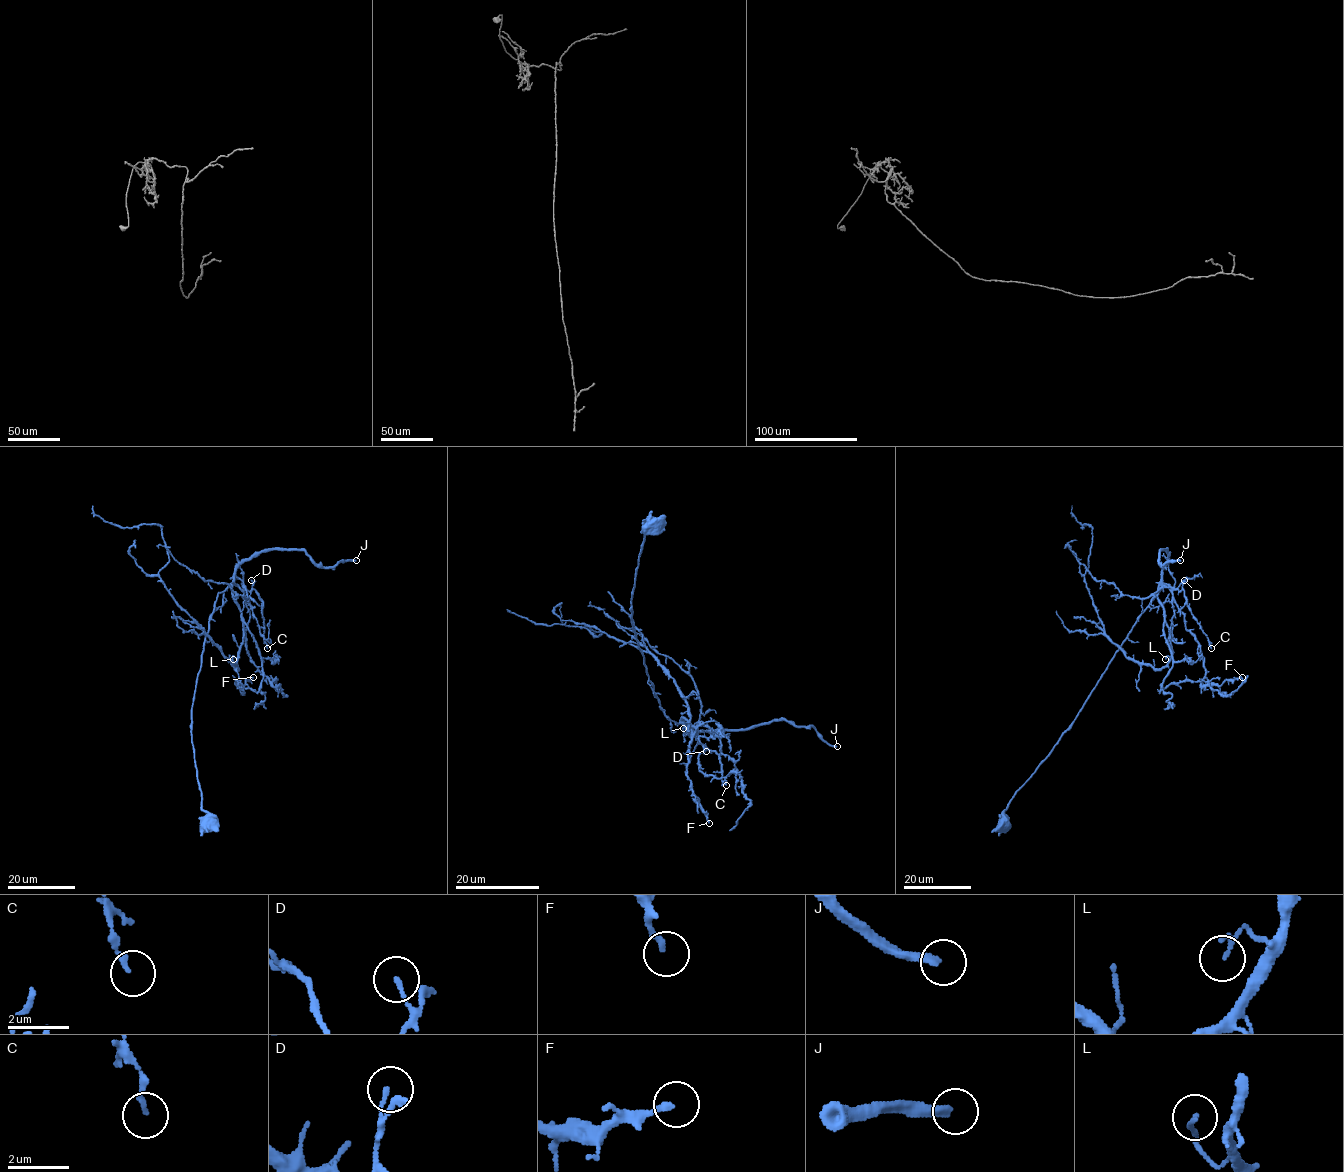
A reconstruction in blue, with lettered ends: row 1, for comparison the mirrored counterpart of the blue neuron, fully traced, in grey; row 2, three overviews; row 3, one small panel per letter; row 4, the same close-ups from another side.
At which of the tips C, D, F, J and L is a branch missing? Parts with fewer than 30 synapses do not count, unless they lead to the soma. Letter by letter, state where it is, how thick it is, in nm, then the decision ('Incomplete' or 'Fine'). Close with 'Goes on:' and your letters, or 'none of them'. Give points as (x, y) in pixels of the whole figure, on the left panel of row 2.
C: Place: (267, 648). Thickness 150 nm. Fine
D: Place: (251, 580). Thickness 130 nm. Fine
F: Place: (253, 677). Thickness 190 nm. Fine
J: Place: (356, 560). Thickness 280 nm. Incomplete
L: Place: (233, 659). Thickness 140 nm. Fine
Goes on: J

